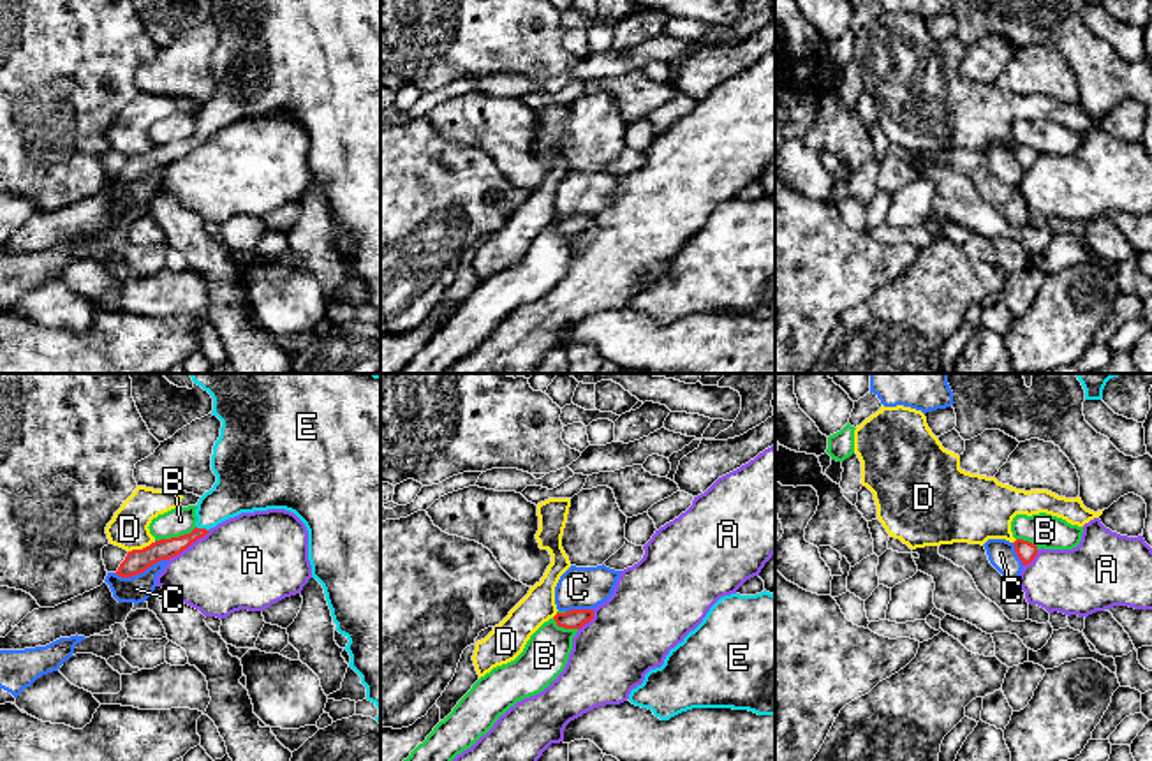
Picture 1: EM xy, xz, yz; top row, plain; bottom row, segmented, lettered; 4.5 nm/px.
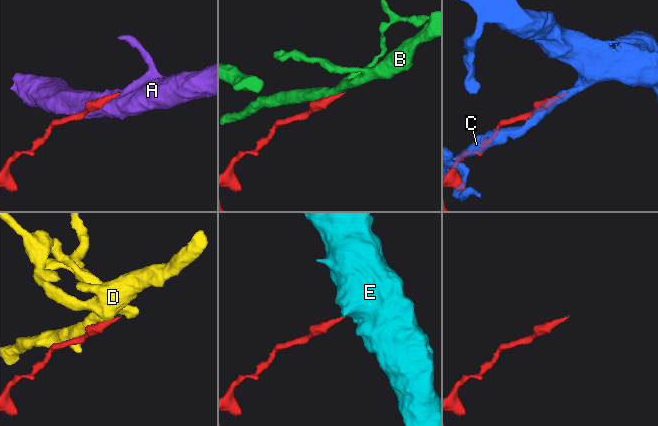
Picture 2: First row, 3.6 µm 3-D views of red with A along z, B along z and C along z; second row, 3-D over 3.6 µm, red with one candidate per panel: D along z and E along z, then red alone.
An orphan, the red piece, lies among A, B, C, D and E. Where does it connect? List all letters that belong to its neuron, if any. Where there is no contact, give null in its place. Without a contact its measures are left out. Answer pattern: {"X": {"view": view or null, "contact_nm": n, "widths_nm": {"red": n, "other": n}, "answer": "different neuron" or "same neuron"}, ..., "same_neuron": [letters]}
{"A": {"view": "xy", "contact_nm": 240, "widths_nm": {"red": 110, "other": 420}, "answer": "different neuron"}, "B": {"view": "xy", "contact_nm": 200, "widths_nm": {"red": 110, "other": 130}, "answer": "different neuron"}, "C": {"view": "xy", "contact_nm": 260, "widths_nm": {"red": 110, "other": 130}, "answer": "different neuron"}, "D": {"view": "xy", "contact_nm": 140, "widths_nm": {"red": 110, "other": 180}, "answer": "different neuron"}, "E": {"view": "xy", "contact_nm": 70, "widths_nm": {"red": 100, "other": 220}, "answer": "same neuron"}, "same_neuron": ["E"]}

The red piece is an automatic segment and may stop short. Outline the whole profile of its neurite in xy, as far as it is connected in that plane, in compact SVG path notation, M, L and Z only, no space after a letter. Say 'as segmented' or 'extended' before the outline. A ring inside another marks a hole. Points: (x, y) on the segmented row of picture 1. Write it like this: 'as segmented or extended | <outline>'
extended | M190 373L194 384L213 398L211 414L222 421L213 446L211 470L217 483L196 509L190 534L160 539L143 550L132 550L114 574L130 578L160 560L169 560L204 537L218 523L241 513L285 509L308 530L312 578L326 594L336 631L349 643L352 668L366 687L366 699L379 708L380 724L380 375L377 373Z

